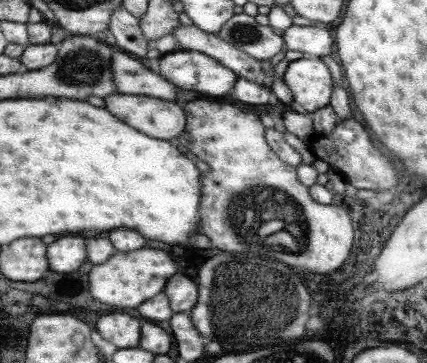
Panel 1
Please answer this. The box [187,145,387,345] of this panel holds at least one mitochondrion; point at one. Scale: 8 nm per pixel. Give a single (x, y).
(271, 301)

